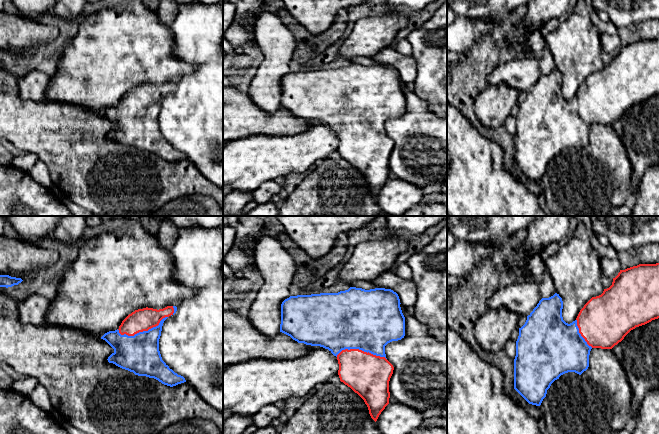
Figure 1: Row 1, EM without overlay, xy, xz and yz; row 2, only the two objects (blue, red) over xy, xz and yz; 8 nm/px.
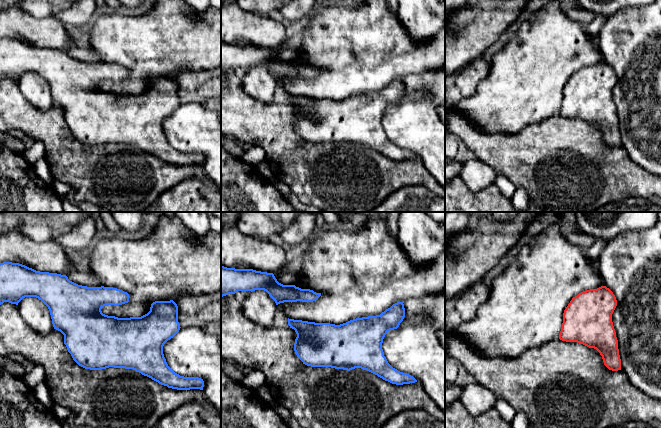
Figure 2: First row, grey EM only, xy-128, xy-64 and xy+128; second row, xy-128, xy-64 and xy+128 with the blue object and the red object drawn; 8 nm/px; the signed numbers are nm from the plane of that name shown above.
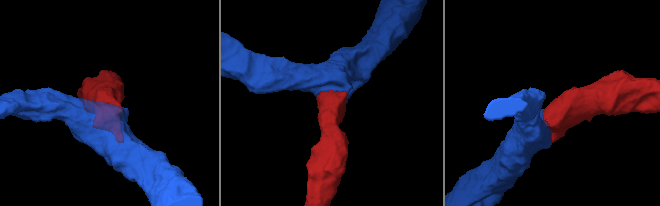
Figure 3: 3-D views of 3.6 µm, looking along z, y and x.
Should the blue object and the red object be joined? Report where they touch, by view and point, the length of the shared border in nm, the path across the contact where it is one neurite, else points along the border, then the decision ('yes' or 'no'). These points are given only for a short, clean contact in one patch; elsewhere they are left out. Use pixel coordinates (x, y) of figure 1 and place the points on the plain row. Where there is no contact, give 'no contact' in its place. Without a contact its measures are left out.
meets blue in xy at (143, 107); contact 420 nm long; yes

